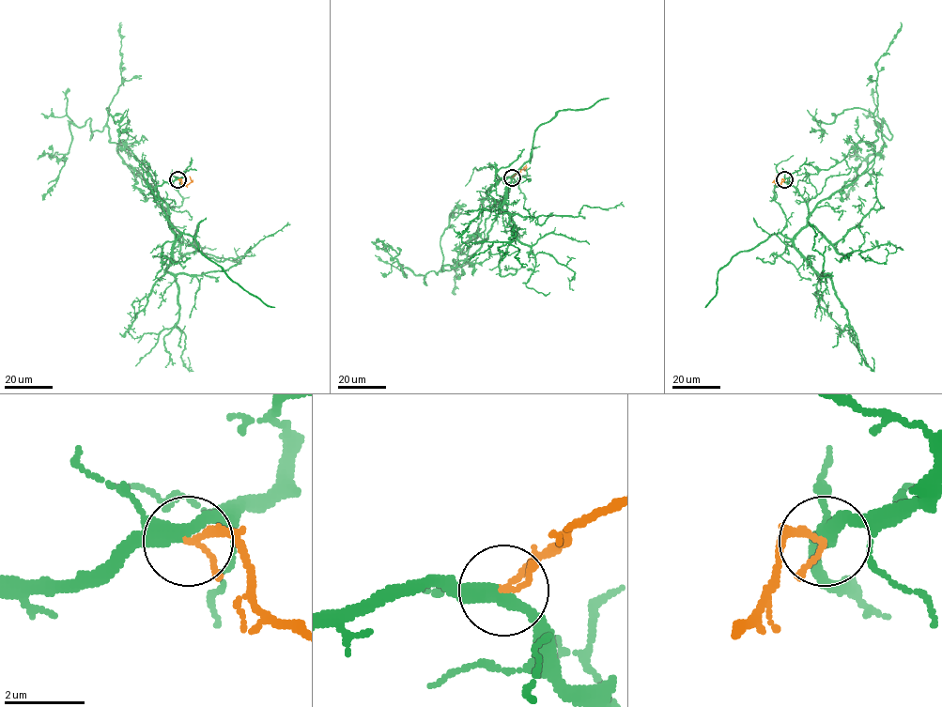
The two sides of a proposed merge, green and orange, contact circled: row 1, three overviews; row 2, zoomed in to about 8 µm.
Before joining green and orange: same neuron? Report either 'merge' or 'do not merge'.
merge

